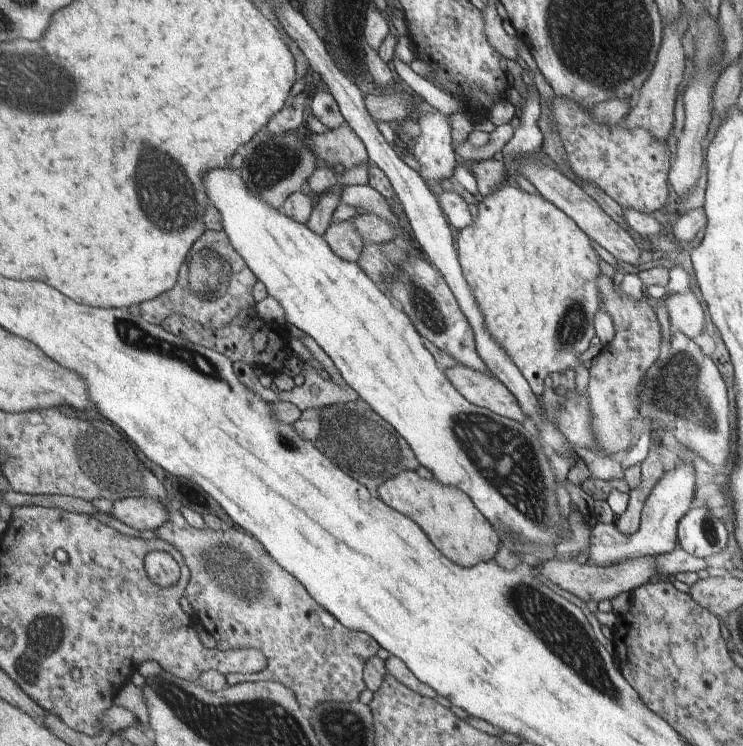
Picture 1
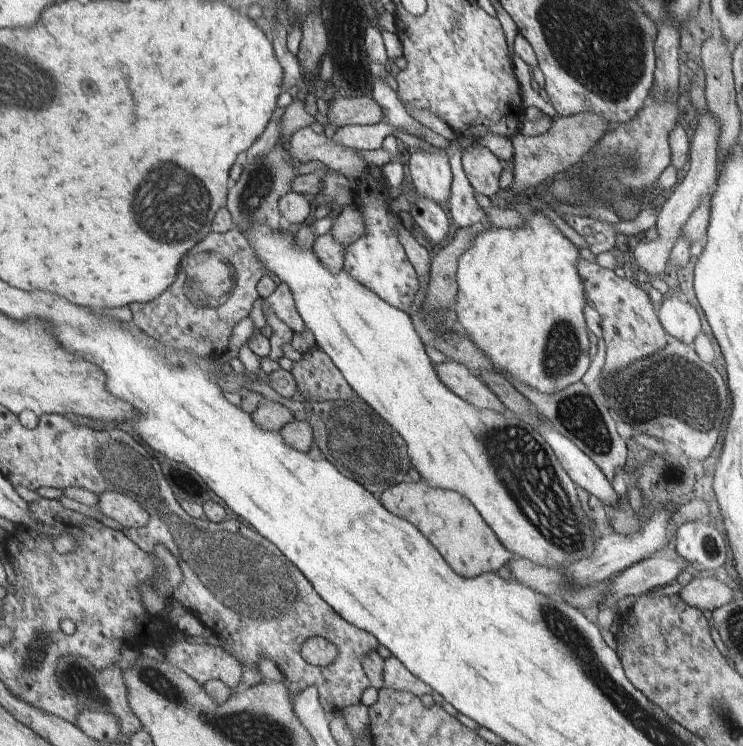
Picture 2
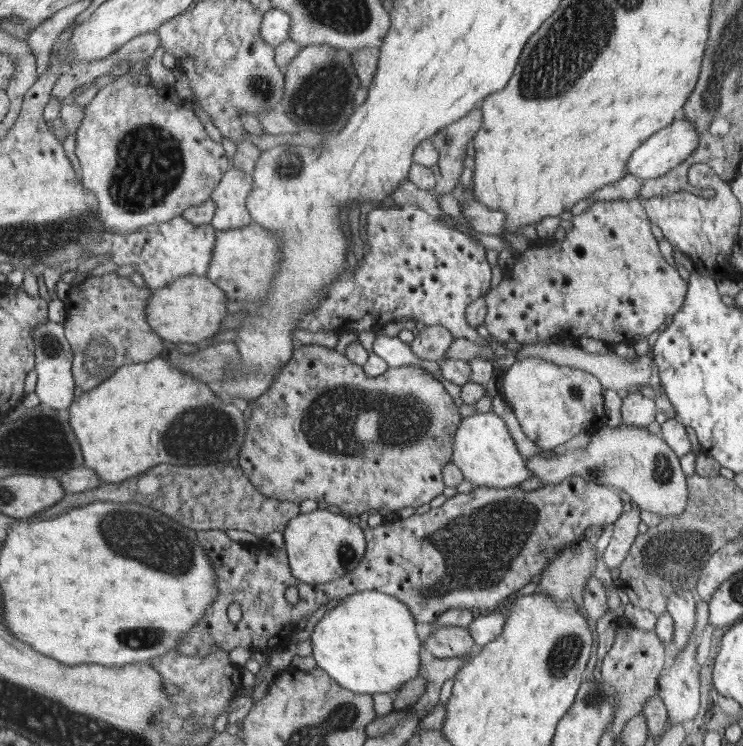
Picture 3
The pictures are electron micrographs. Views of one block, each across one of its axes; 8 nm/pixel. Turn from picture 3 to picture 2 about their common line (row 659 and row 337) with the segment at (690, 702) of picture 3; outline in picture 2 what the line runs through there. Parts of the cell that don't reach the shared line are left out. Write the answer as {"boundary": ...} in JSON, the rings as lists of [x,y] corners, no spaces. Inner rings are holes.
{"boundary":[[[672,296],[660,303],[660,322],[664,330],[678,342],[693,346],[696,336],[702,332],[702,322],[698,312],[686,298]]]}

